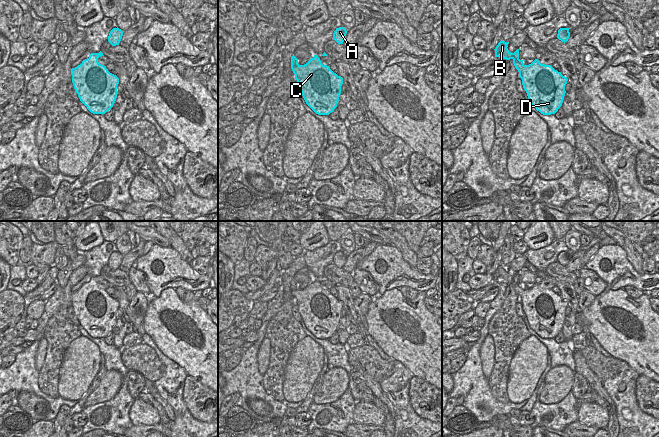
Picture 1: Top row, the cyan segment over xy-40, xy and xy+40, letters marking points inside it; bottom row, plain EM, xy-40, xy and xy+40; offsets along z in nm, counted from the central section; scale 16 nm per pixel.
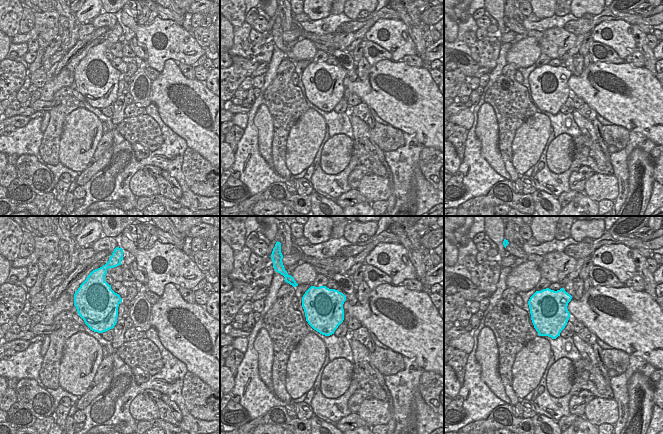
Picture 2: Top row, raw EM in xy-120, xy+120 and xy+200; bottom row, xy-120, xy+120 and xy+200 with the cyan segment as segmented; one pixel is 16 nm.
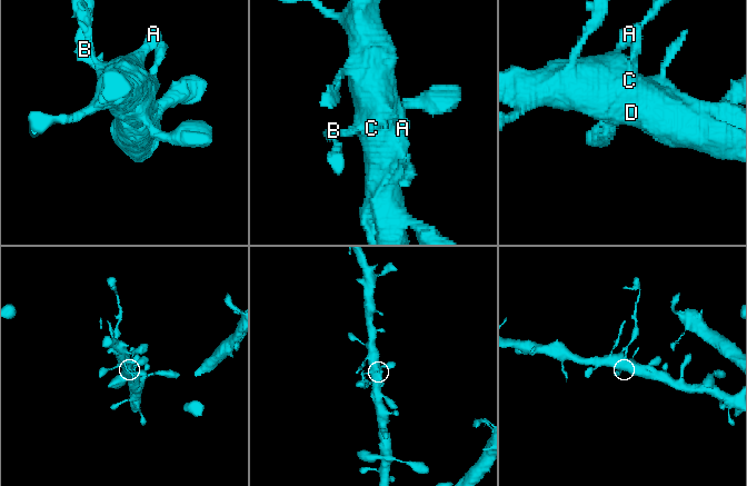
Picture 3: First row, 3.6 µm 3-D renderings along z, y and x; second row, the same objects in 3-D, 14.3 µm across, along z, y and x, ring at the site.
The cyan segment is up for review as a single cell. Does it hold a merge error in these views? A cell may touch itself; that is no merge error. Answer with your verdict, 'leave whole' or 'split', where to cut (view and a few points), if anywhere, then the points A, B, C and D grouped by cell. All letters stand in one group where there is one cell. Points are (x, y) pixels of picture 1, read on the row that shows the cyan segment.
split; cut in xy+40 along (526, 65), (518, 70); A C D / B

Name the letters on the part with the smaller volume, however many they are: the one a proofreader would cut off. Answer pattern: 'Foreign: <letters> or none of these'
Foreign: B

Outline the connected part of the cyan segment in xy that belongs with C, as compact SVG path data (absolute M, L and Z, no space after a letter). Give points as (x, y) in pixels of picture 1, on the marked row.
M315 54L304 65L291 67L306 104L318 115L329 115L337 107L343 78L323 65Z

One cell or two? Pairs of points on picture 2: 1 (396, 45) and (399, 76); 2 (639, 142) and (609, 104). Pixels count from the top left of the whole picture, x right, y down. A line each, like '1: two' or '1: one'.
1: two
2: two

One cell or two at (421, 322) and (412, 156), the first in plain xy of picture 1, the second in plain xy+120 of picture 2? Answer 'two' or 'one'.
two

